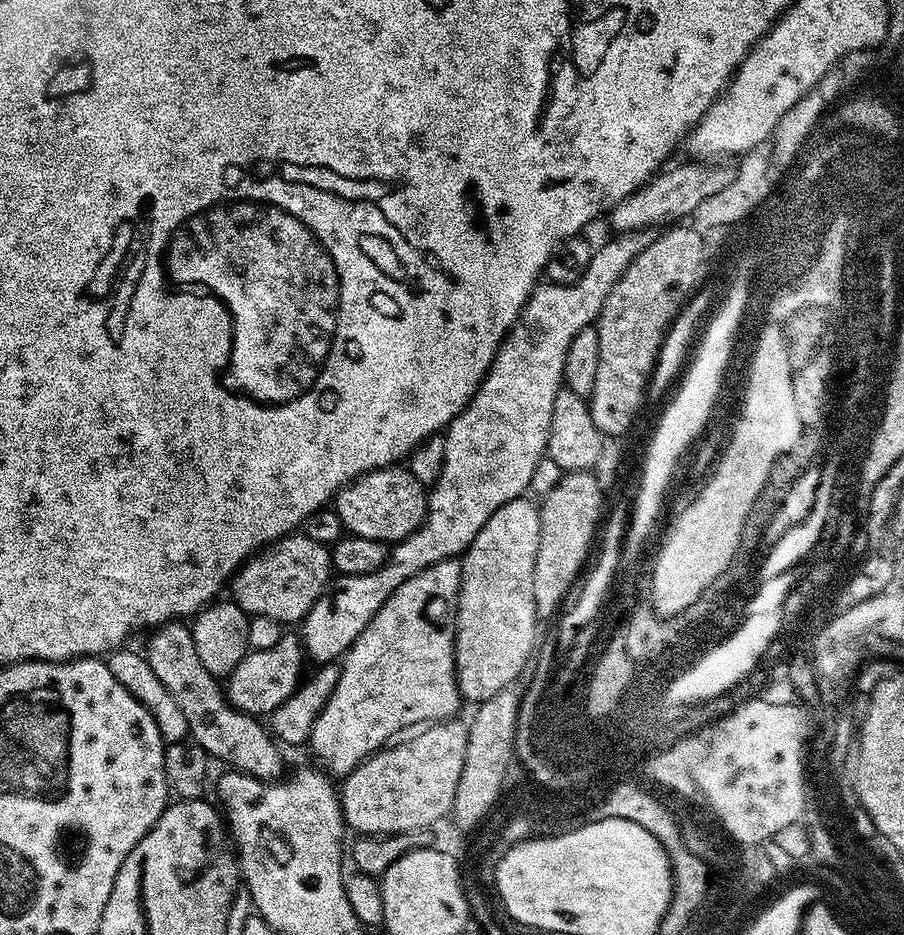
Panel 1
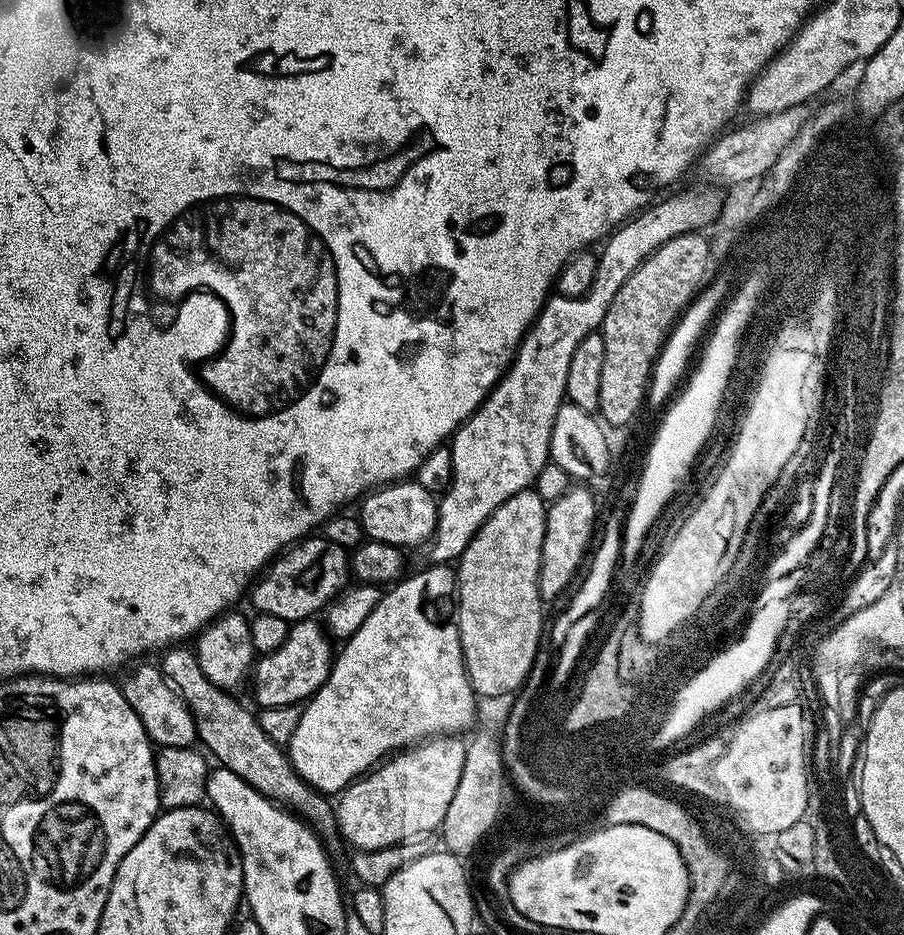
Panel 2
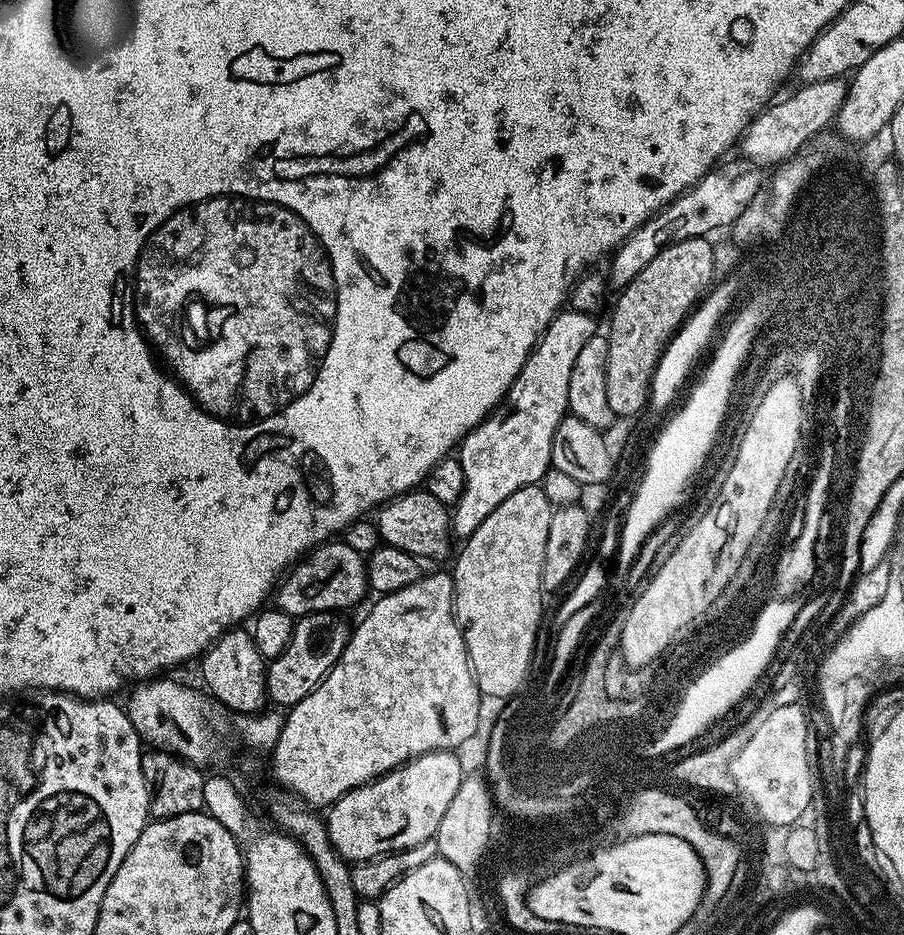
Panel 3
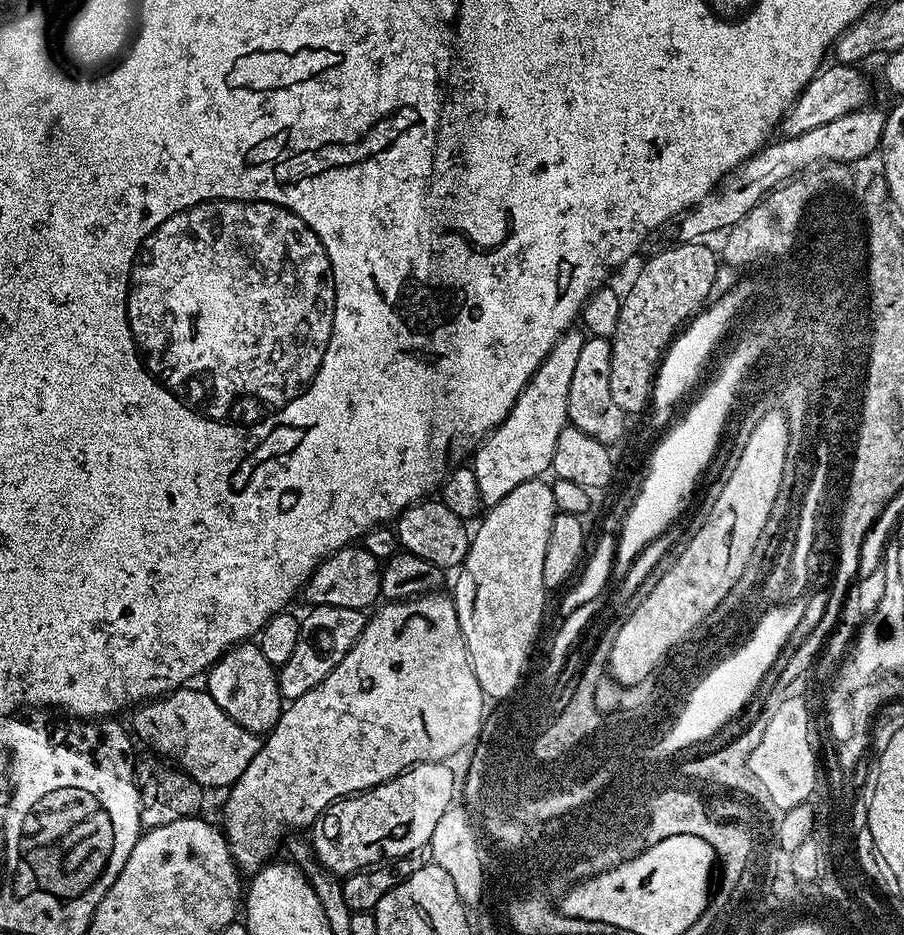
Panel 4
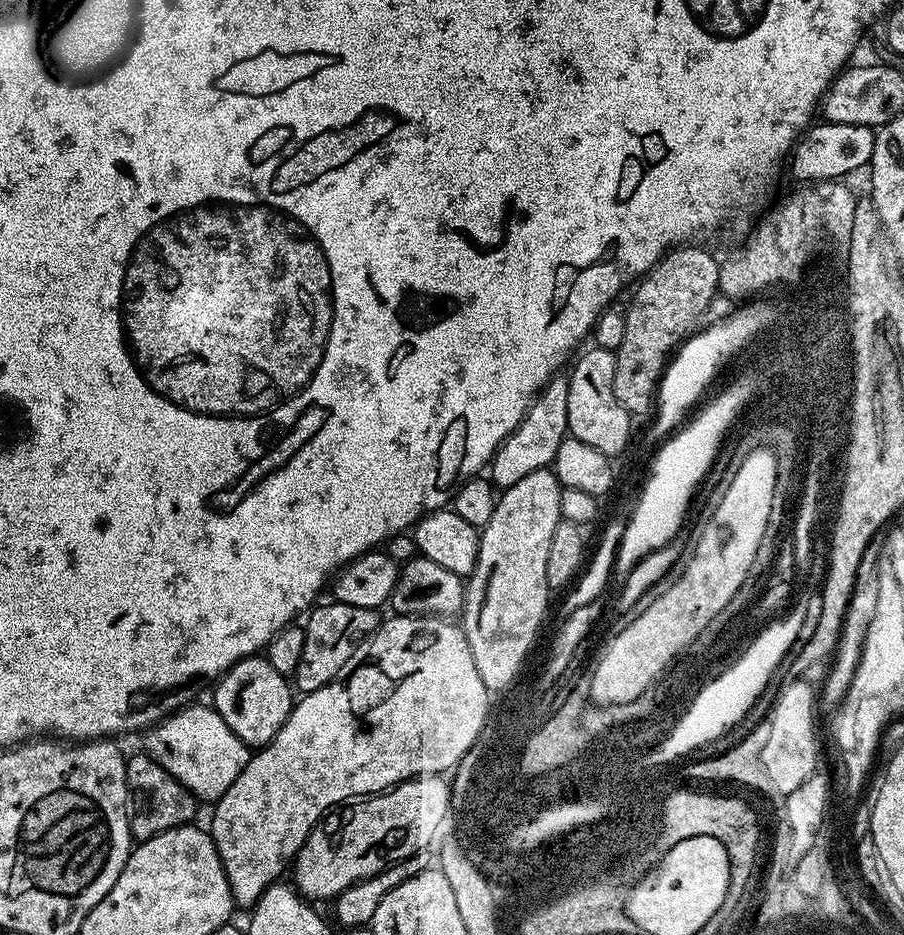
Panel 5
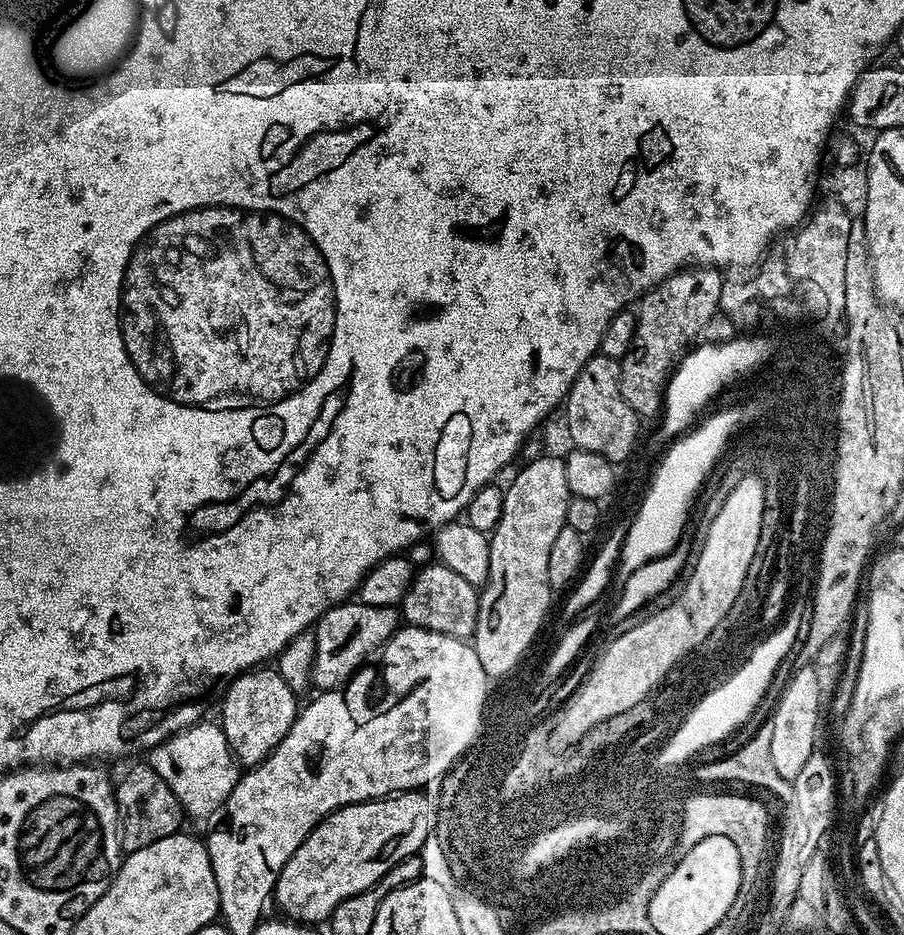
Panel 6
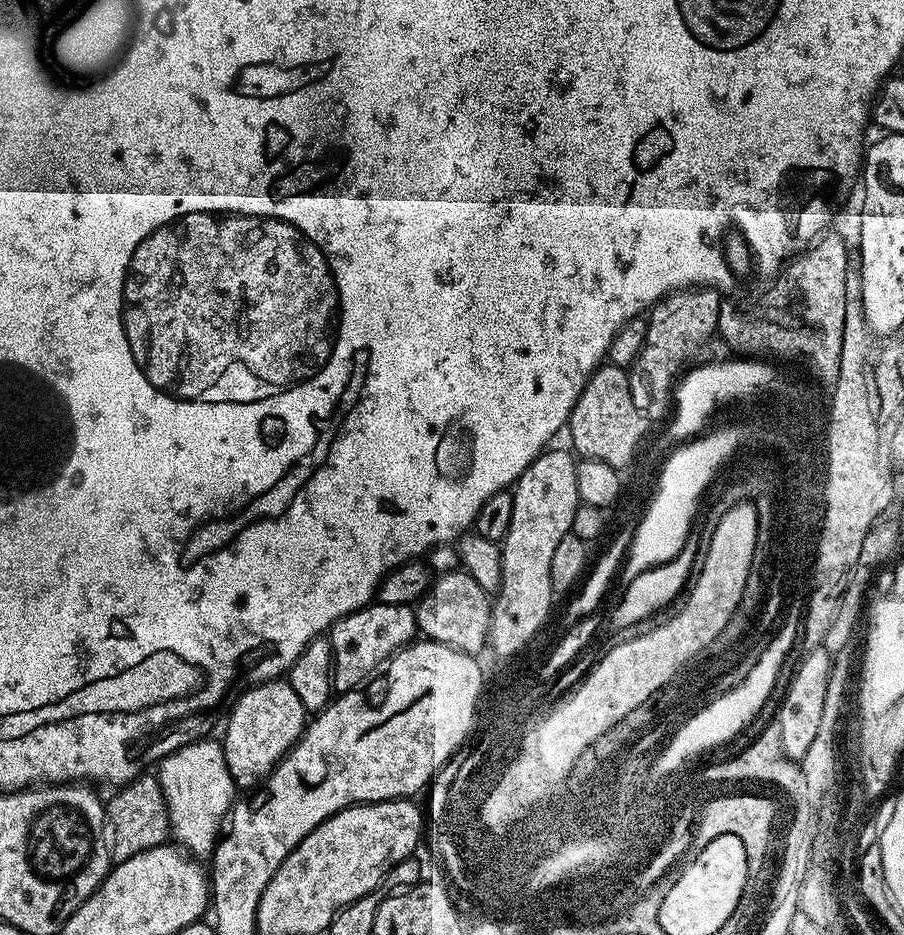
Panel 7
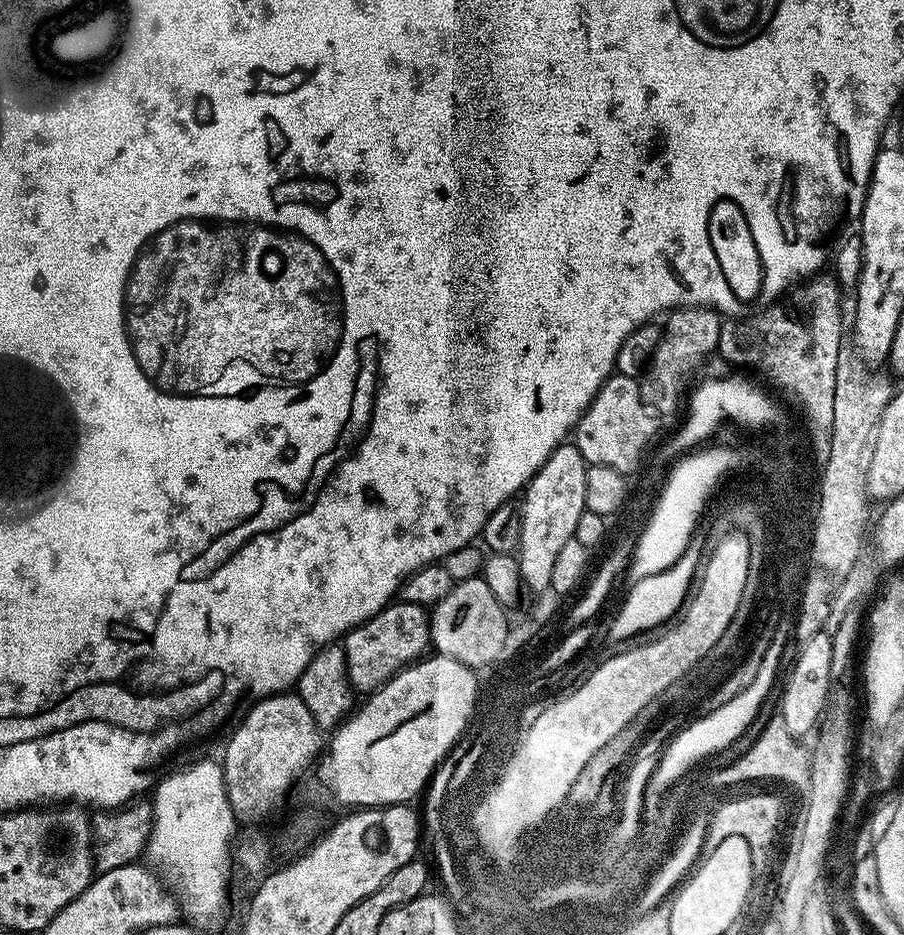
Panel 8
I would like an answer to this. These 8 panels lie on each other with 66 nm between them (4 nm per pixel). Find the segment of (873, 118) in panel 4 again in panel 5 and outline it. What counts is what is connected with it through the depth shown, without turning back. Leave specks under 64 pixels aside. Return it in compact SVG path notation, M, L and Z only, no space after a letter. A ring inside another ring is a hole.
M816 122L796 141L791 153L792 176L796 182L838 180L858 166L871 165L876 132L858 124Z

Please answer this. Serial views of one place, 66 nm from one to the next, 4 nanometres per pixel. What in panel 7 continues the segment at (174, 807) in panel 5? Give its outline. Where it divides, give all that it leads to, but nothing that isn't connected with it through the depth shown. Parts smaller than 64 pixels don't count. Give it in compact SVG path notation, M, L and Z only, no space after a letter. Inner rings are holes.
M141 774L135 780L129 780L127 784L117 787L112 797L107 797L106 824L110 829L110 851L113 861L134 858L134 854L142 854L142 850L150 850L169 839L172 827L166 798L162 794L159 779L155 775L148 775Z

